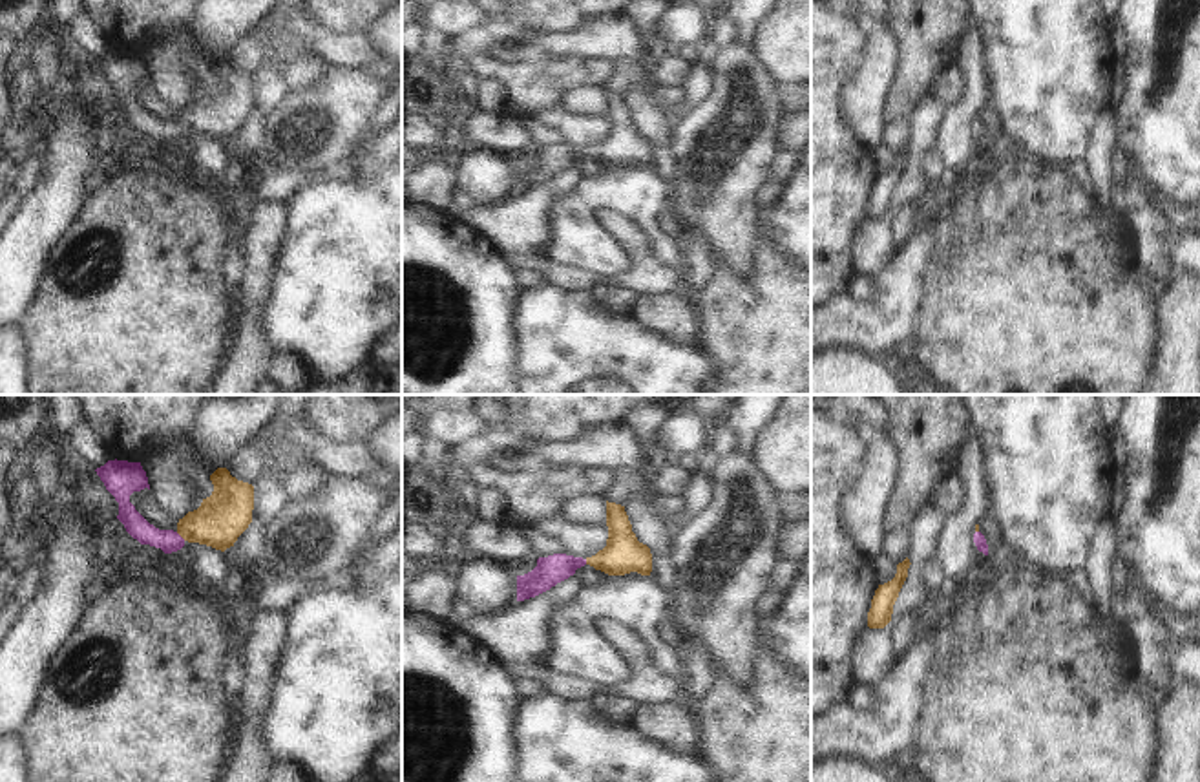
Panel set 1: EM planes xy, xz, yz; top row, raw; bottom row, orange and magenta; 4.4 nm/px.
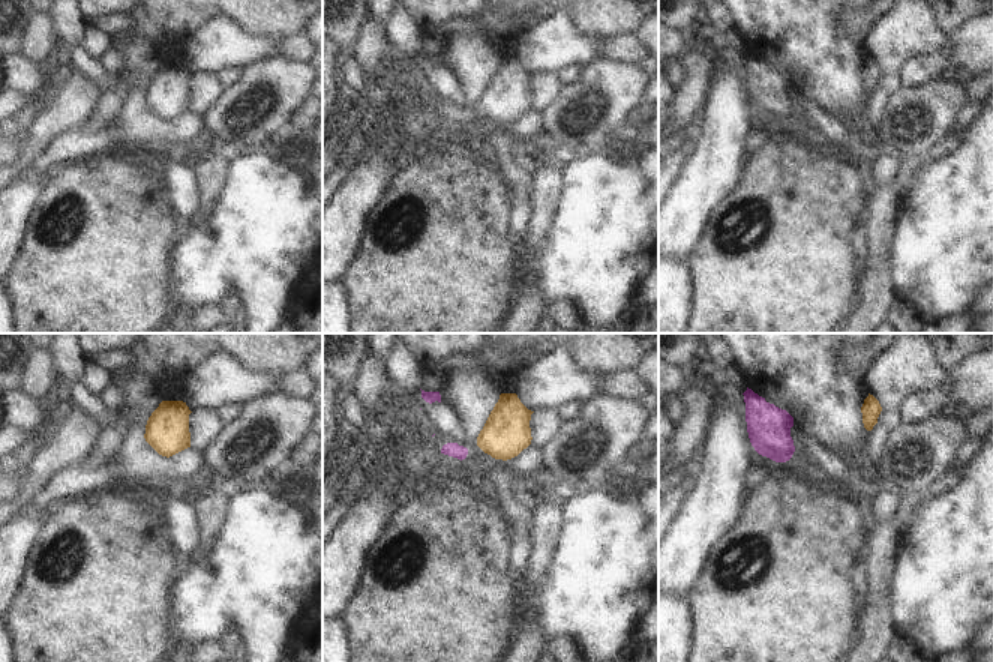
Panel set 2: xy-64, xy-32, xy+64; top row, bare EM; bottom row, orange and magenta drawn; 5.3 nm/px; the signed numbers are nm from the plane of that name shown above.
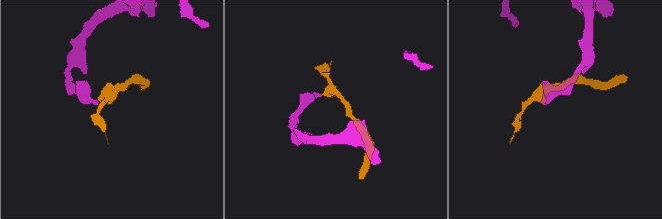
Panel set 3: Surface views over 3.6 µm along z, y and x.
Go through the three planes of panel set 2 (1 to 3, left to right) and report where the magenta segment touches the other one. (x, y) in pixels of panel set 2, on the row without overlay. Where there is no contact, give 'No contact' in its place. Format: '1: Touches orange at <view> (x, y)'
1: No contact
2: No contact
3: No contact

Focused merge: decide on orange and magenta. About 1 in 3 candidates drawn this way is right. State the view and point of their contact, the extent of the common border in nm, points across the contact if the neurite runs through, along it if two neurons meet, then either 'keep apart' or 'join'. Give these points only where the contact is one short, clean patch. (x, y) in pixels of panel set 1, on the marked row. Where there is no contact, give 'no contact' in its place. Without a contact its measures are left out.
meets orange in xy at (181, 536); contact 60 nm long; runs through xy (221, 517), (181, 536), (154, 538), (137, 527); join

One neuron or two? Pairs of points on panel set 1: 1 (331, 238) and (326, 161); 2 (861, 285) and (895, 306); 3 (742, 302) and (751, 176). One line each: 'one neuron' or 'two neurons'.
1: two neurons
2: two neurons
3: two neurons

